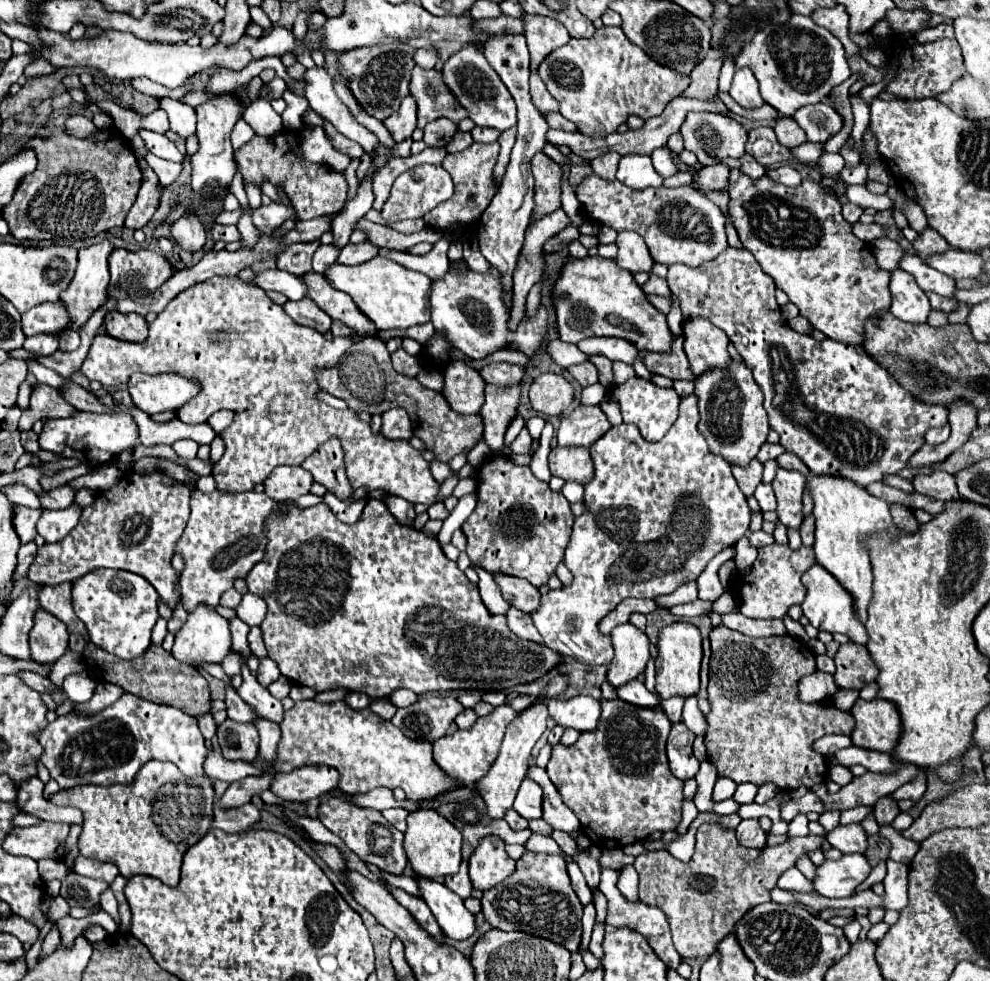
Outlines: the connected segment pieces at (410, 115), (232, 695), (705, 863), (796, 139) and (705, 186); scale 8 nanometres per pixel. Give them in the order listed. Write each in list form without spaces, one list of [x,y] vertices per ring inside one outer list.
[[[406,95],[400,109],[396,113],[392,113],[384,121],[384,125],[390,129],[392,137],[398,143],[402,139],[408,139],[412,135],[412,131],[416,129],[416,99],[412,99],[412,95]]]
[[[226,683],[226,697],[224,697],[224,703],[226,703],[226,713],[232,721],[238,721],[238,723],[252,723],[258,715],[252,711],[252,707],[248,707],[248,703],[244,703],[240,699],[240,695],[236,693],[234,687],[228,687]]]
[[[704,823],[696,831],[696,851],[690,857],[690,861],[680,861],[674,855],[670,855],[666,849],[644,851],[636,857],[634,867],[640,875],[640,899],[646,905],[660,907],[668,915],[674,947],[676,947],[676,951],[680,953],[682,959],[708,957],[708,955],[712,955],[712,951],[716,951],[718,943],[734,929],[738,919],[748,909],[770,901],[770,891],[776,887],[778,877],[786,869],[794,867],[794,863],[800,857],[808,857],[812,851],[820,849],[826,835],[828,833],[824,833],[824,835],[806,835],[806,837],[788,837],[786,843],[776,845],[776,847],[746,849],[738,843],[732,829]]]
[[[780,117],[780,119],[776,119],[774,133],[776,133],[778,141],[784,147],[796,147],[796,145],[800,145],[800,143],[806,141],[806,133],[800,129],[800,125],[792,117]]]
[[[712,165],[702,167],[698,175],[698,185],[702,191],[720,191],[728,187],[728,167],[726,165]]]

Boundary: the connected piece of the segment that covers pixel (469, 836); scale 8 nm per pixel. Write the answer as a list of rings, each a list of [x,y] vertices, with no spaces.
[[[480,795],[472,797],[470,801],[448,803],[444,807],[438,807],[436,811],[460,829],[464,837],[464,845],[462,845],[464,861],[470,859],[474,849],[478,847],[478,841],[486,835],[500,835],[502,839],[506,839],[506,843],[520,843],[520,845],[526,845],[526,841],[534,835],[534,831],[530,829],[524,829],[518,833],[512,831],[504,819],[488,819],[488,811]]]

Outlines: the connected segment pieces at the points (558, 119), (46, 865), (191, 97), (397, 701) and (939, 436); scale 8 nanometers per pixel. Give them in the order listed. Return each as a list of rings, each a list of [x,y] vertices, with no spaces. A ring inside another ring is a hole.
[[[548,113],[546,121],[548,121],[550,129],[564,129],[564,131],[570,131],[570,133],[580,133],[578,127],[574,123],[568,123],[568,119],[564,119],[560,113]]]
[[[44,859],[44,861],[38,861],[38,871],[40,871],[40,877],[48,883],[52,879],[58,879],[62,881],[66,875],[68,875],[68,869],[62,861],[50,861],[50,859]]]
[[[193,91],[192,93],[188,93],[188,95],[185,95],[182,99],[180,99],[180,102],[196,108],[198,105],[206,102],[208,99],[211,99],[213,97],[215,97],[215,95],[211,93]]]
[[[398,689],[394,691],[390,697],[388,697],[396,707],[410,707],[418,701],[418,695],[412,693],[412,691],[406,691],[406,689]]]
[[[948,425],[938,427],[938,429],[930,429],[930,431],[926,433],[926,443],[928,443],[928,445],[940,445],[940,443],[944,443],[946,439],[948,439]]]

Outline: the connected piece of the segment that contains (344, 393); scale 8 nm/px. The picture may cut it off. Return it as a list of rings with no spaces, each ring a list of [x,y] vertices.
[[[366,337],[354,343],[342,355],[340,363],[336,363],[334,371],[336,373],[330,373],[330,369],[316,371],[316,383],[320,383],[324,391],[344,399],[346,405],[356,413],[368,411],[374,415],[374,413],[384,413],[392,407],[406,409],[412,419],[414,435],[422,439],[426,449],[432,451],[434,457],[442,463],[448,463],[462,449],[472,449],[482,439],[480,415],[454,413],[438,391],[426,389],[416,379],[396,373],[390,363],[390,353],[386,351],[384,341],[378,337]]]

